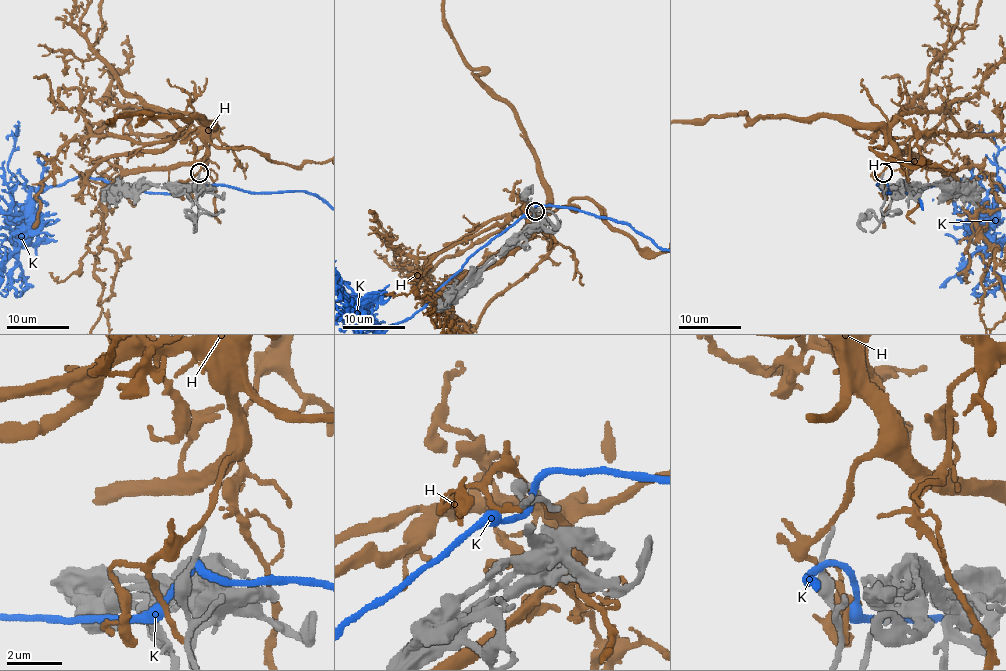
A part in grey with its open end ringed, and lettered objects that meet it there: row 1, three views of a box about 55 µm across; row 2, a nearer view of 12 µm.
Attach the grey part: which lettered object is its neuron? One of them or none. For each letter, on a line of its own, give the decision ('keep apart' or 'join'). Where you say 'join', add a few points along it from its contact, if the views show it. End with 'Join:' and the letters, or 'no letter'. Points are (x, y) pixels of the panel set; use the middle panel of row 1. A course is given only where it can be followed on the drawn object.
H: keep apart
K: keep apart
Join: no letter

